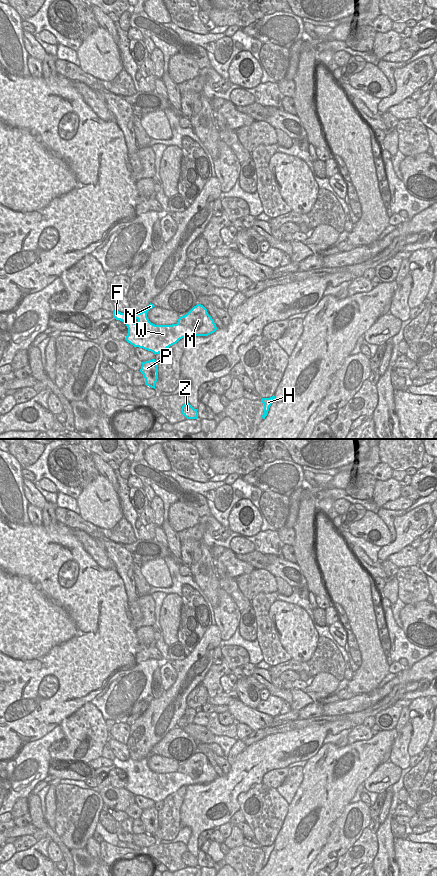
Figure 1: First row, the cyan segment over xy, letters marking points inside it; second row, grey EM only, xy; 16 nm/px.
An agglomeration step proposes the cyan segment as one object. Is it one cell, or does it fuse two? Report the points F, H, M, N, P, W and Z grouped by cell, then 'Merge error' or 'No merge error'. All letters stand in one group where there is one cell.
Groups: F H N W / M P Z. Merge error

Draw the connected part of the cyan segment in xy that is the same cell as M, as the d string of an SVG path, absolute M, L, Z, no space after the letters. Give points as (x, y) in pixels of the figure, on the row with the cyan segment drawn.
M197 304L186 315L179 317L177 324L187 326L192 331L198 331L203 326L203 318L206 315L209 315L207 309Z

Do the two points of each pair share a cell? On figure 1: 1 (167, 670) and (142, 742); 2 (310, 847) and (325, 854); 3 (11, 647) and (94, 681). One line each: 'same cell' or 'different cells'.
1: different cells
2: different cells
3: same cell

